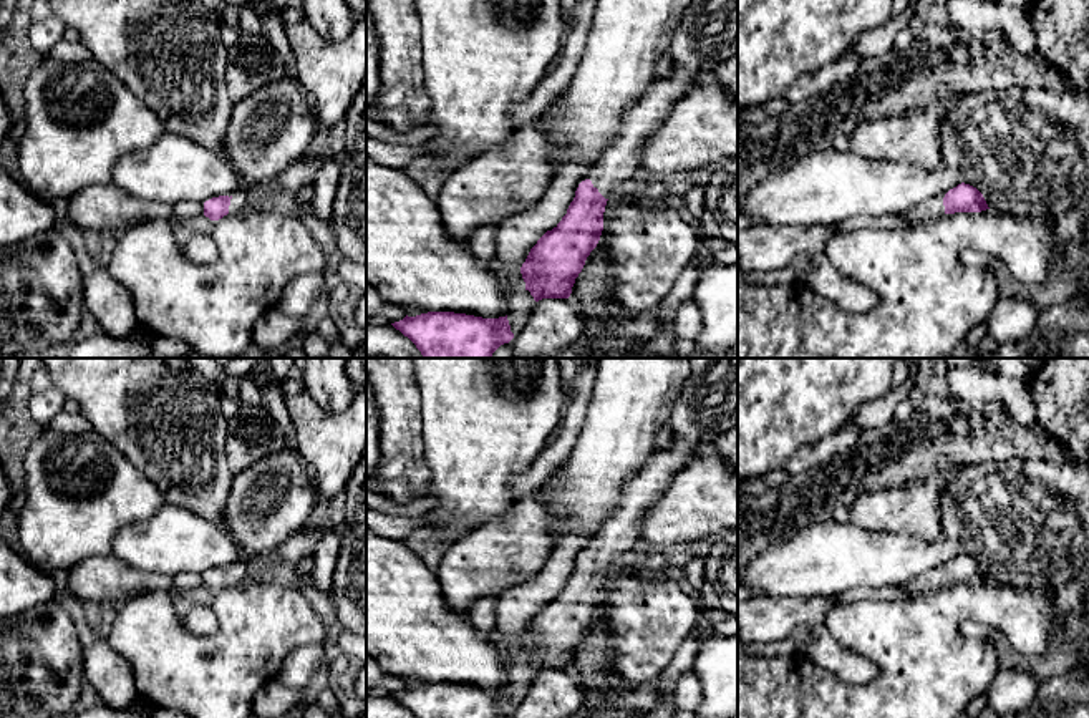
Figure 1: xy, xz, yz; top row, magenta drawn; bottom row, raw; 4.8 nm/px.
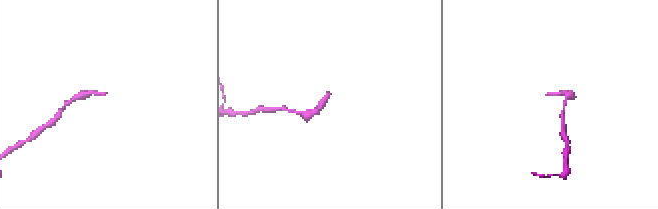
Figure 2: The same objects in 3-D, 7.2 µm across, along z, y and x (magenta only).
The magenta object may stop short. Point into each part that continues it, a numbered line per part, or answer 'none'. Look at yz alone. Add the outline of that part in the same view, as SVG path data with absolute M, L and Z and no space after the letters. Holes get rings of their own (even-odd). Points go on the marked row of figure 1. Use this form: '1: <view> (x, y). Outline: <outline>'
1: yz (932, 209). Outline: M941 197L930 199L903 212L903 216L910 221L912 226L938 219L943 214L945 214L945 206Z

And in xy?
1: xy (242, 199). Outline: M240 187L234 192L229 206L229 214L230 216L239 216L245 212L249 207L257 206L259 196Z

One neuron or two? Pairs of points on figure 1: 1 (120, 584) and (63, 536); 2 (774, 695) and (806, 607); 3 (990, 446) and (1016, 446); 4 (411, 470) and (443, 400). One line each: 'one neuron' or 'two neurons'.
1: two neurons
2: two neurons
3: one neuron
4: two neurons

